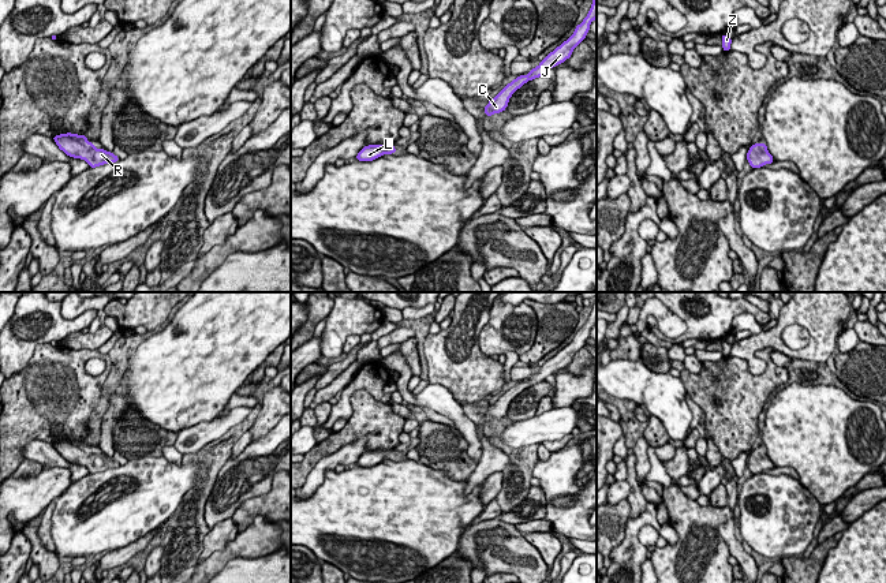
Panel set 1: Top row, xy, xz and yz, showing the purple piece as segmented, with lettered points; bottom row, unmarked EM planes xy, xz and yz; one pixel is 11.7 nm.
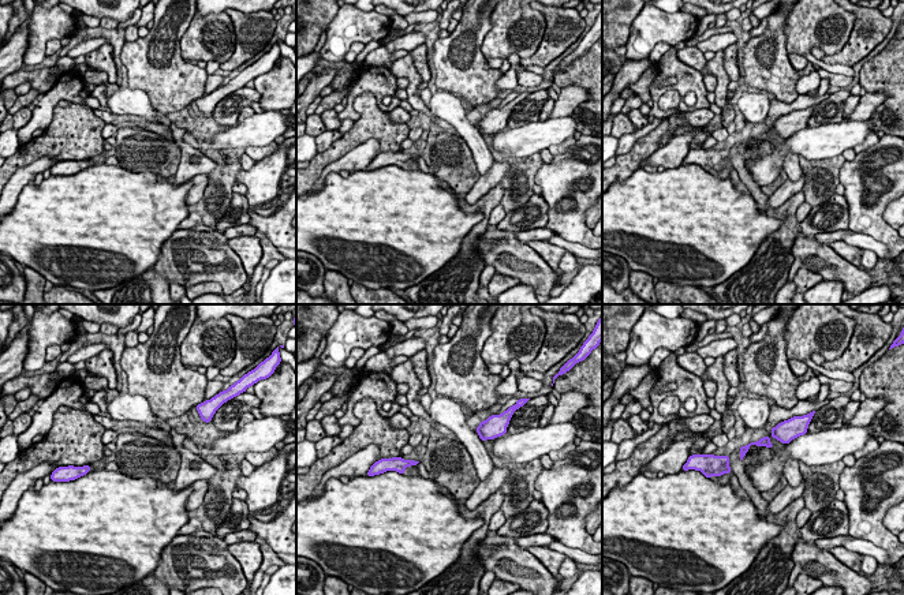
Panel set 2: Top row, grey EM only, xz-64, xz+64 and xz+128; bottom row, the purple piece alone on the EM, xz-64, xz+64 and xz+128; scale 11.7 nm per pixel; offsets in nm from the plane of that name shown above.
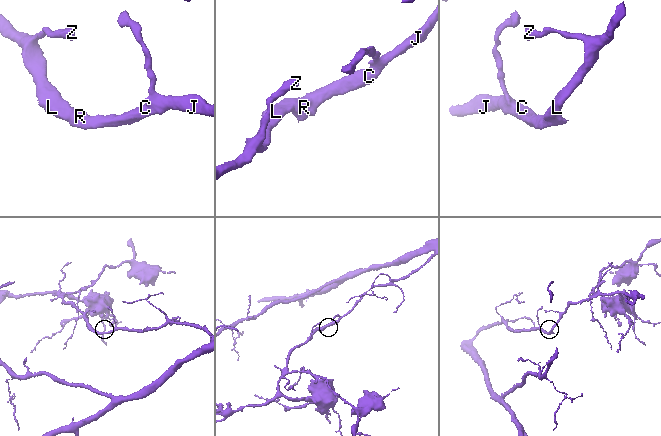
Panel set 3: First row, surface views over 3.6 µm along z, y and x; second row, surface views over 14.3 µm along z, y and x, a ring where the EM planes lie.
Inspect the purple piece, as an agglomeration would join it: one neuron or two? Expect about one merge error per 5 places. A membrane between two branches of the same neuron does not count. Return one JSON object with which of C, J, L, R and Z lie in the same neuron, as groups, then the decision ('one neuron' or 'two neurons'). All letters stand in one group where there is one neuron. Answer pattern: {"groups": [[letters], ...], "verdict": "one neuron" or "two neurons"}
{"groups": [["C", "J", "L", "R", "Z"]], "verdict": "one neuron"}

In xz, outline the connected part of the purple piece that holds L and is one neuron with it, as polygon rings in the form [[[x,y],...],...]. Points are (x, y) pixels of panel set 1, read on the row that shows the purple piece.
[[[395,143],[363,146],[355,158],[359,161],[373,161],[384,154],[393,154],[397,152],[393,146]]]

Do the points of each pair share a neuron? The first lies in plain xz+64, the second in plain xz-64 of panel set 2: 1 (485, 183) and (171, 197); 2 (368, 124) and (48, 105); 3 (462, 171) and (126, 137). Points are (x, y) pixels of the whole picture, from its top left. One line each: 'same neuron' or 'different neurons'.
1: different neurons
2: different neurons
3: same neuron

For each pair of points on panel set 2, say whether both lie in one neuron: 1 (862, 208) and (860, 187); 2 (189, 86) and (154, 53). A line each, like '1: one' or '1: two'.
1: one
2: one

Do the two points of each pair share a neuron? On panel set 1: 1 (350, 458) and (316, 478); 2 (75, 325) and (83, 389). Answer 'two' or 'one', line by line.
1: one
2: two

